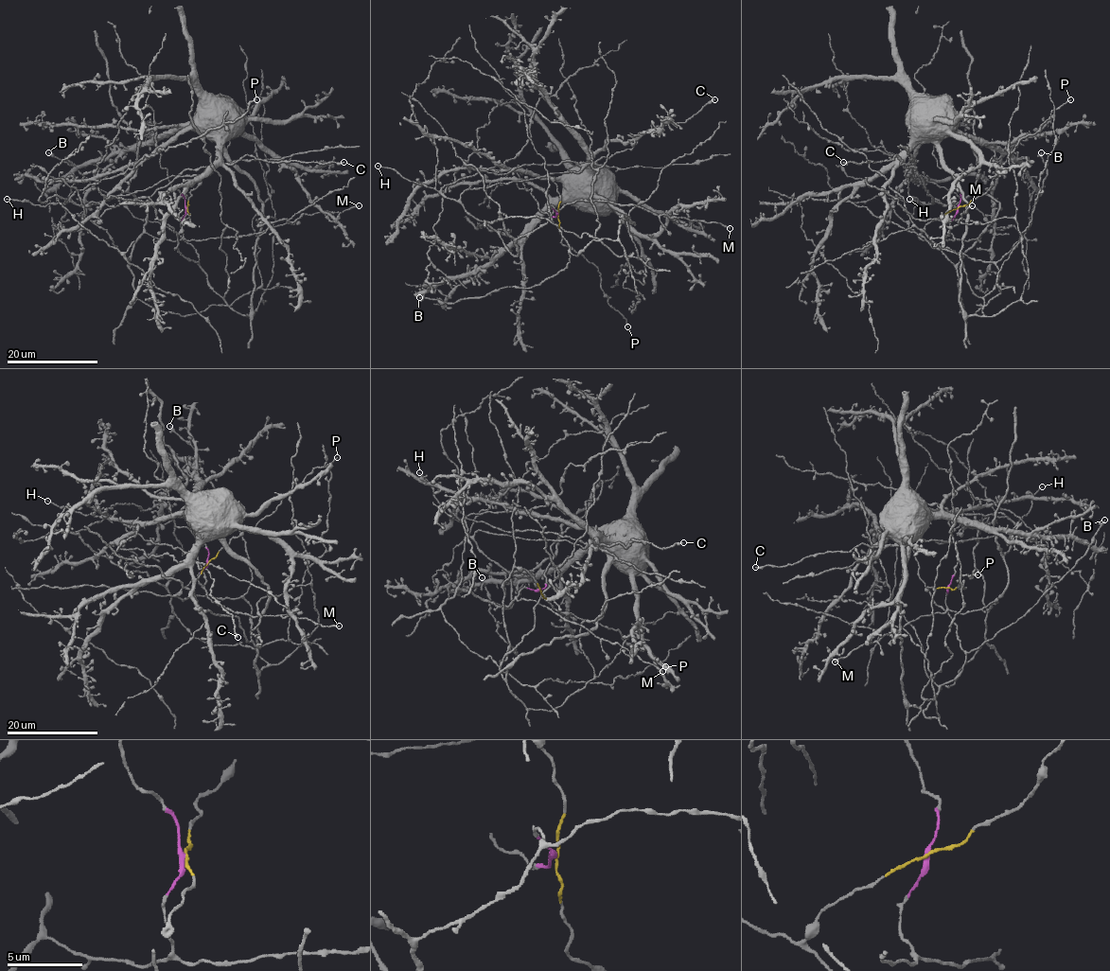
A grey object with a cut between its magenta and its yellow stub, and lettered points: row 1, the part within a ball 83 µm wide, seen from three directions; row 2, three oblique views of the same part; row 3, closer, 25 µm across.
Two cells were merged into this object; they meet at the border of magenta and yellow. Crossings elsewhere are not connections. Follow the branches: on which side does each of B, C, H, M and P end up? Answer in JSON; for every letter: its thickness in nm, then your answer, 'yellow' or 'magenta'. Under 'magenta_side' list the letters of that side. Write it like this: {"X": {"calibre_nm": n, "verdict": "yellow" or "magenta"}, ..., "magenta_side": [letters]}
{"B": {"calibre_nm": 240, "verdict": "yellow"}, "C": {"calibre_nm": 190, "verdict": "magenta"}, "H": {"calibre_nm": 150, "verdict": "magenta"}, "M": {"calibre_nm": 160, "verdict": "magenta"}, "P": {"calibre_nm": 180, "verdict": "yellow"}, "magenta_side": ["C", "H", "M"]}

